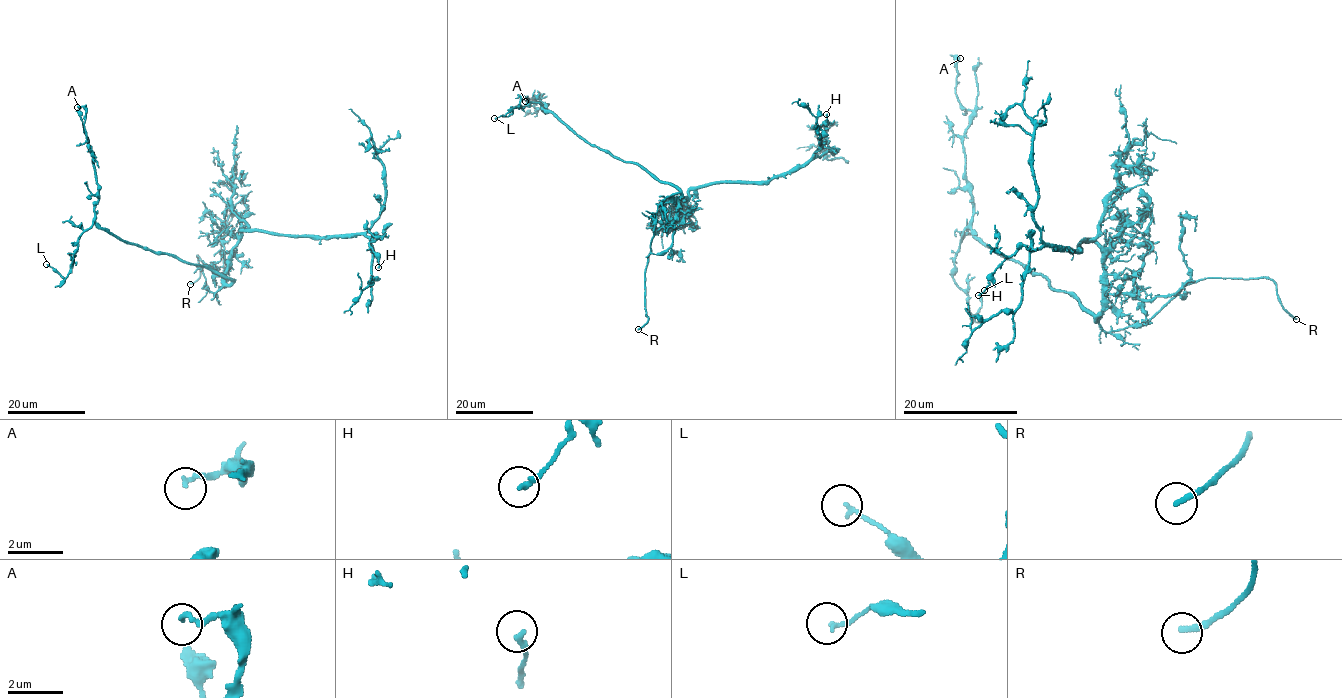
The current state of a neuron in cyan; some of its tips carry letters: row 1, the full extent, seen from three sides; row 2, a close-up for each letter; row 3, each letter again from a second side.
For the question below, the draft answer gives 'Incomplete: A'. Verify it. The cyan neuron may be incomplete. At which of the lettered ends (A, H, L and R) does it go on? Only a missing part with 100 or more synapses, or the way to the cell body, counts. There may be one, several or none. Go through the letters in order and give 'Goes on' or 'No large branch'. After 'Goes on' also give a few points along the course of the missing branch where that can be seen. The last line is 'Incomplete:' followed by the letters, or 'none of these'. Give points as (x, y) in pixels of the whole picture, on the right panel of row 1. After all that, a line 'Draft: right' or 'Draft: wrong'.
A: No large branch
H: No large branch
L: No large branch
R: Goes on. Course of what is missing: (1296, 319), (1310, 305), (1309, 312), (1320, 329), (1337, 341)
Incomplete: R
Draft: wrong

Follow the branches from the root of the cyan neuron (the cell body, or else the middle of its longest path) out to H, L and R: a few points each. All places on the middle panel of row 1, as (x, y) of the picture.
H: (674, 198), (685, 198), (690, 189), (704, 186), (767, 182), (798, 170), (823, 146), (817, 130), (826, 114)
L: (674, 198), (679, 189), (637, 164), (585, 142), (538, 102), (522, 96), (520, 106), (511, 114), (494, 118)
R: (674, 198), (678, 214), (672, 245), (656, 254), (651, 251), (648, 257), (648, 321), (638, 329)

